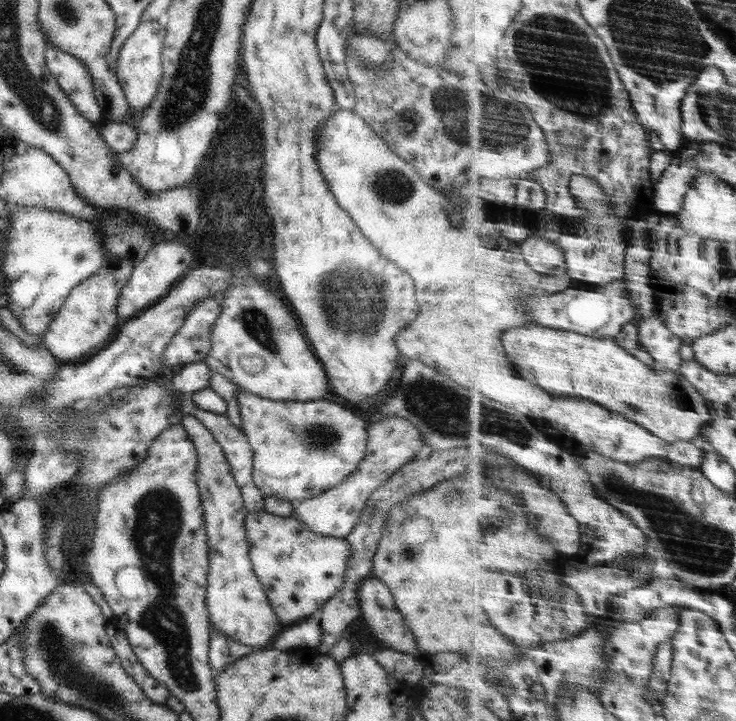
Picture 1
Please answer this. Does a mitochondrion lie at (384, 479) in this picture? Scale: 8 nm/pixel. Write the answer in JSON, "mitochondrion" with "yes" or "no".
{"mitochondrion":"no"}

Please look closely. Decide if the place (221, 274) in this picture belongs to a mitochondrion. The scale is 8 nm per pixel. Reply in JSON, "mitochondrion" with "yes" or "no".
{"mitochondrion":"no"}

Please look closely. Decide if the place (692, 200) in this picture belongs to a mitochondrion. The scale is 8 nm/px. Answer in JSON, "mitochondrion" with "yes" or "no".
{"mitochondrion":"no"}

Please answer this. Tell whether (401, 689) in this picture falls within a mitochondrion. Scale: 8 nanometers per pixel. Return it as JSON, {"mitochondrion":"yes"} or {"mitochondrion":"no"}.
{"mitochondrion":"no"}

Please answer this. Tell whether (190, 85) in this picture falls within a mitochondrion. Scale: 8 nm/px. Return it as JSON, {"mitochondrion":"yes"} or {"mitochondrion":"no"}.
{"mitochondrion":"yes"}

